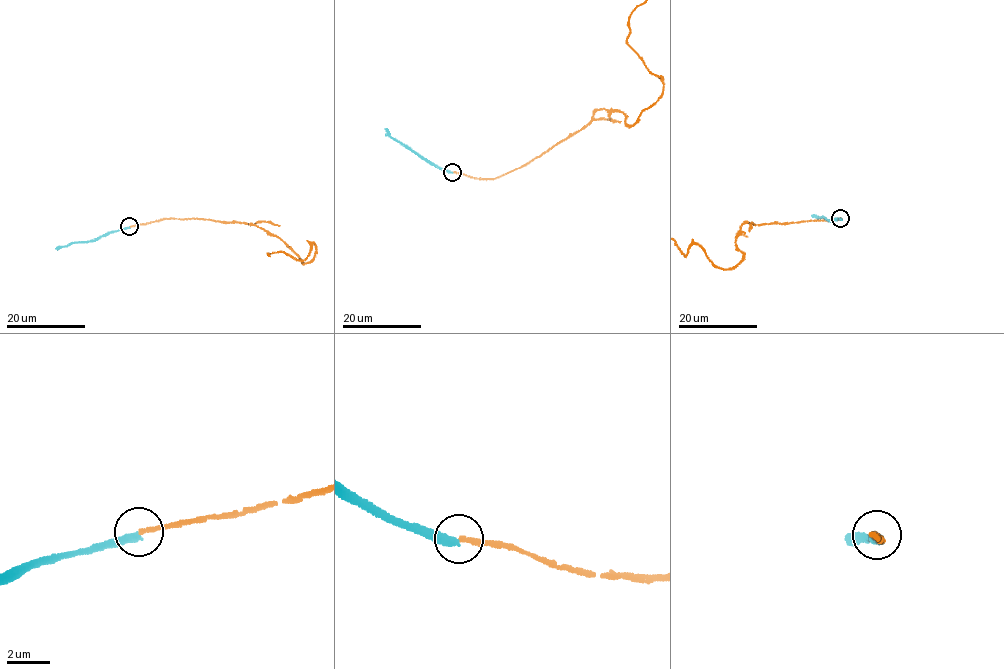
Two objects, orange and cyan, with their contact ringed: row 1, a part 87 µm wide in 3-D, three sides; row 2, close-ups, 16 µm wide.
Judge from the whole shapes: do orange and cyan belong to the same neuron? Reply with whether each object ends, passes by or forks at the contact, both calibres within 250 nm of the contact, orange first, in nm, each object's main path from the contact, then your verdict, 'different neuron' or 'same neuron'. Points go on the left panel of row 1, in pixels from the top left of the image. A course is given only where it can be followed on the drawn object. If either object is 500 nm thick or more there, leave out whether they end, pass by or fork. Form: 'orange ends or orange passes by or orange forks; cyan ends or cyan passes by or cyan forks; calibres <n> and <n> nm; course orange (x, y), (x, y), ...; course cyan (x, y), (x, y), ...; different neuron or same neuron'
orange ends; cyan ends; calibres 200 and 360 nm; course cyan (129, 227), (55, 248); different neuron

